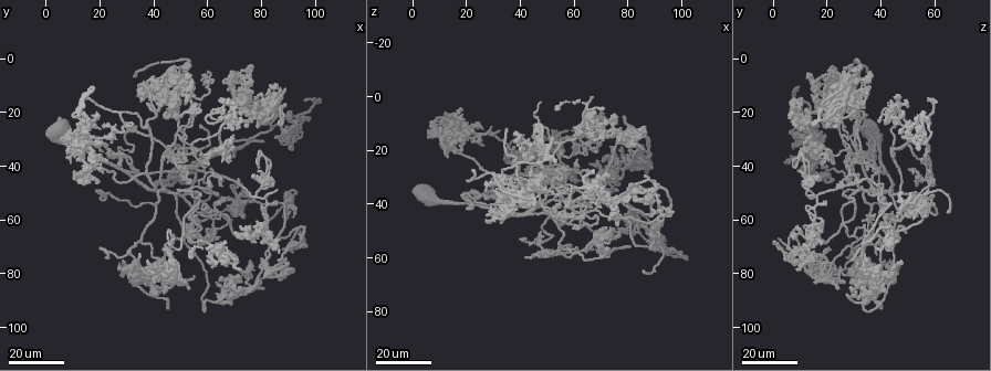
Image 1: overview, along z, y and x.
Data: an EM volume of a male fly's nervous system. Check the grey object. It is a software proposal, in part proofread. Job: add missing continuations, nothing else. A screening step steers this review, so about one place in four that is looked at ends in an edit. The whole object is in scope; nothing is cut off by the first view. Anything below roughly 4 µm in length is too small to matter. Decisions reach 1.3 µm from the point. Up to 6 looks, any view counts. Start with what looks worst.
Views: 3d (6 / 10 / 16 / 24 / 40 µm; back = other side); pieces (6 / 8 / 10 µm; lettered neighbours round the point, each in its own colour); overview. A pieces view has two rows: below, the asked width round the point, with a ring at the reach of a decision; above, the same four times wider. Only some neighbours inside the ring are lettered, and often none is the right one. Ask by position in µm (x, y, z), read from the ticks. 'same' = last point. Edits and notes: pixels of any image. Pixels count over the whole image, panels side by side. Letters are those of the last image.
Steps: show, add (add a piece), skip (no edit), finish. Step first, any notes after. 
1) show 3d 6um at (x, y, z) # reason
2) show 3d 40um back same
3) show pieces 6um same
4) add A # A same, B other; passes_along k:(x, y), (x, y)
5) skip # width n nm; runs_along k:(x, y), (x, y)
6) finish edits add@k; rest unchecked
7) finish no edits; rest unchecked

show 3d 16um at (81, 30, 56) # an open end

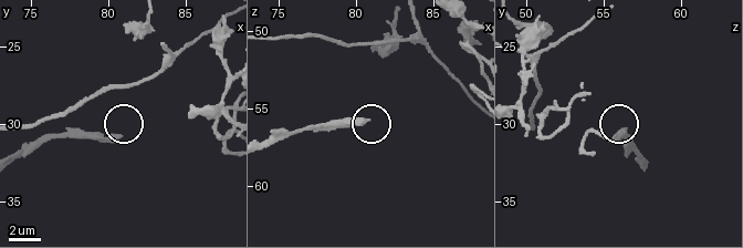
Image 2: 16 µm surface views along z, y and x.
show pieces 6um at (80.6, 31.0, 55.6)

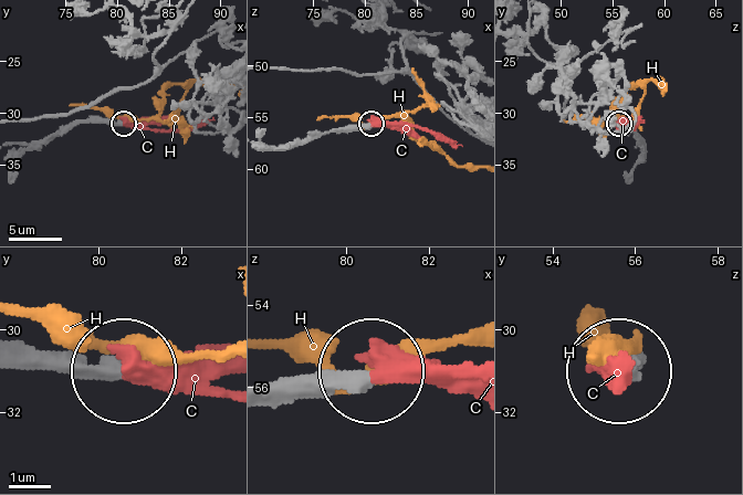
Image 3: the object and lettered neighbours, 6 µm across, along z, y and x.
add C # width 310 nm; C same, H other; passes_along 3:(265, 396), (325, 396), (382, 374), (473, 374); it goes on there

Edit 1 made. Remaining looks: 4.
show 3d 24um at (87, 18, 19) # branch stops here

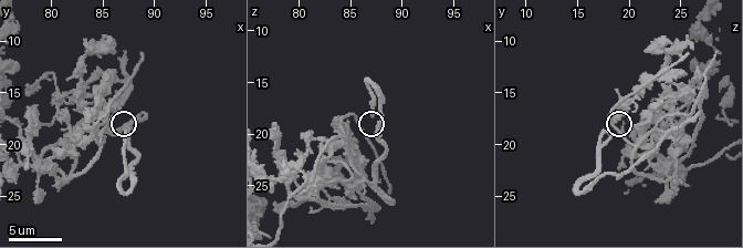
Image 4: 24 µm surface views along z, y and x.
show 3d 6um at (87.0, 18.6, 17.8) # closer look

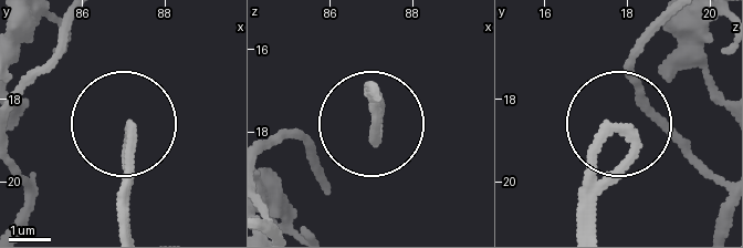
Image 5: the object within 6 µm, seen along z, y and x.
show pieces 6um at (87.20, 18.75, 17.90) # what lies round it

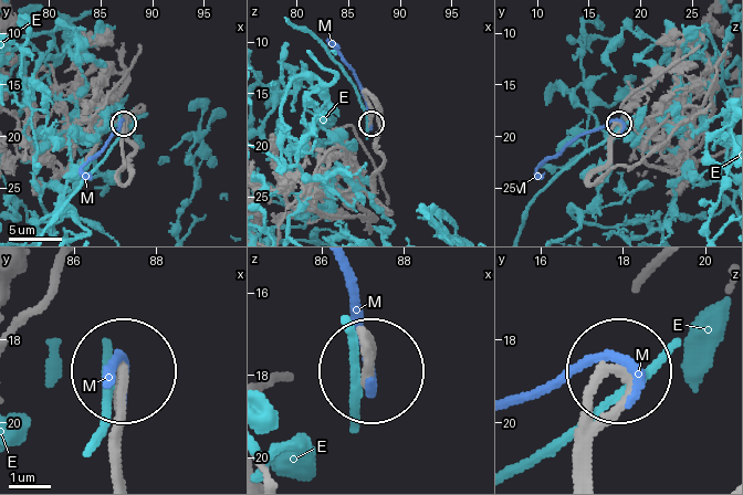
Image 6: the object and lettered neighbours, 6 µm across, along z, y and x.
skip # E other, M other; runs_along 6:(122, 469), (122, 377); no lettered piece goes on from it

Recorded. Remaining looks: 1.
finish edits add@3; rest unchecked

